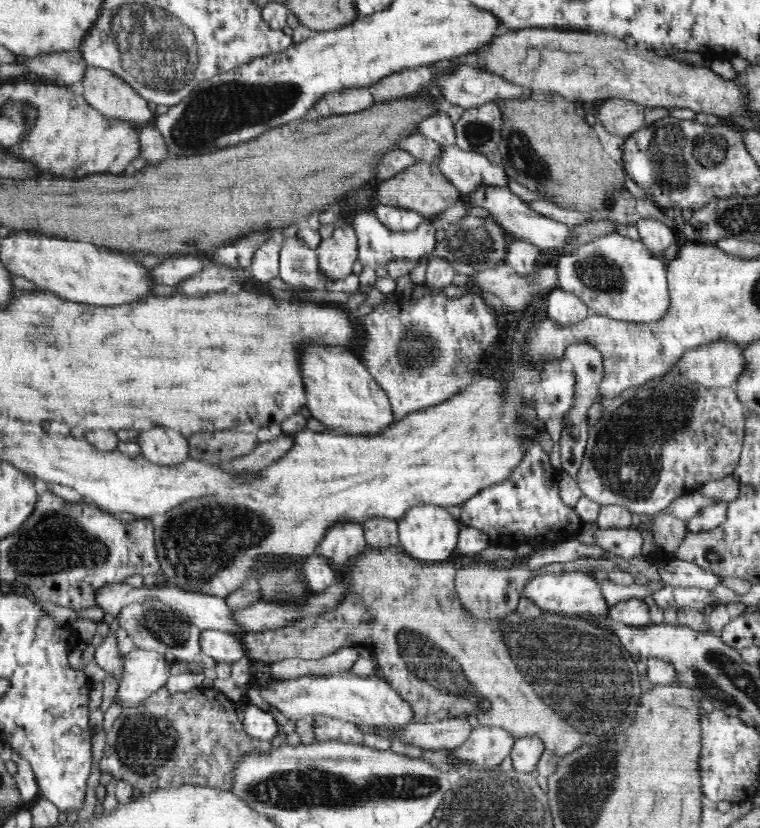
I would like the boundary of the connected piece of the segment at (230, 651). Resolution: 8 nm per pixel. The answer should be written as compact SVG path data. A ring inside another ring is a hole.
M211 629L200 632L197 642L202 654L206 654L217 663L234 664L248 657L238 636L220 630Z

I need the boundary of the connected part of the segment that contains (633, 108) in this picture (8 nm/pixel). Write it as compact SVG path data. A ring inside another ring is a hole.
M605 99L600 102L598 122L611 135L623 137L625 140L645 124L645 107L626 99Z

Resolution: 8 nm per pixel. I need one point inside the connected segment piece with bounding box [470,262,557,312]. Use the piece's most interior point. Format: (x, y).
(516, 292)

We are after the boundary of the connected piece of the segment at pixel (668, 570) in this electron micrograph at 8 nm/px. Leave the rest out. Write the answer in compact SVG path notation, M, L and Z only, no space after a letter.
M672 558L658 567L660 578L665 585L699 587L712 591L721 584L722 576L712 574L696 563Z

